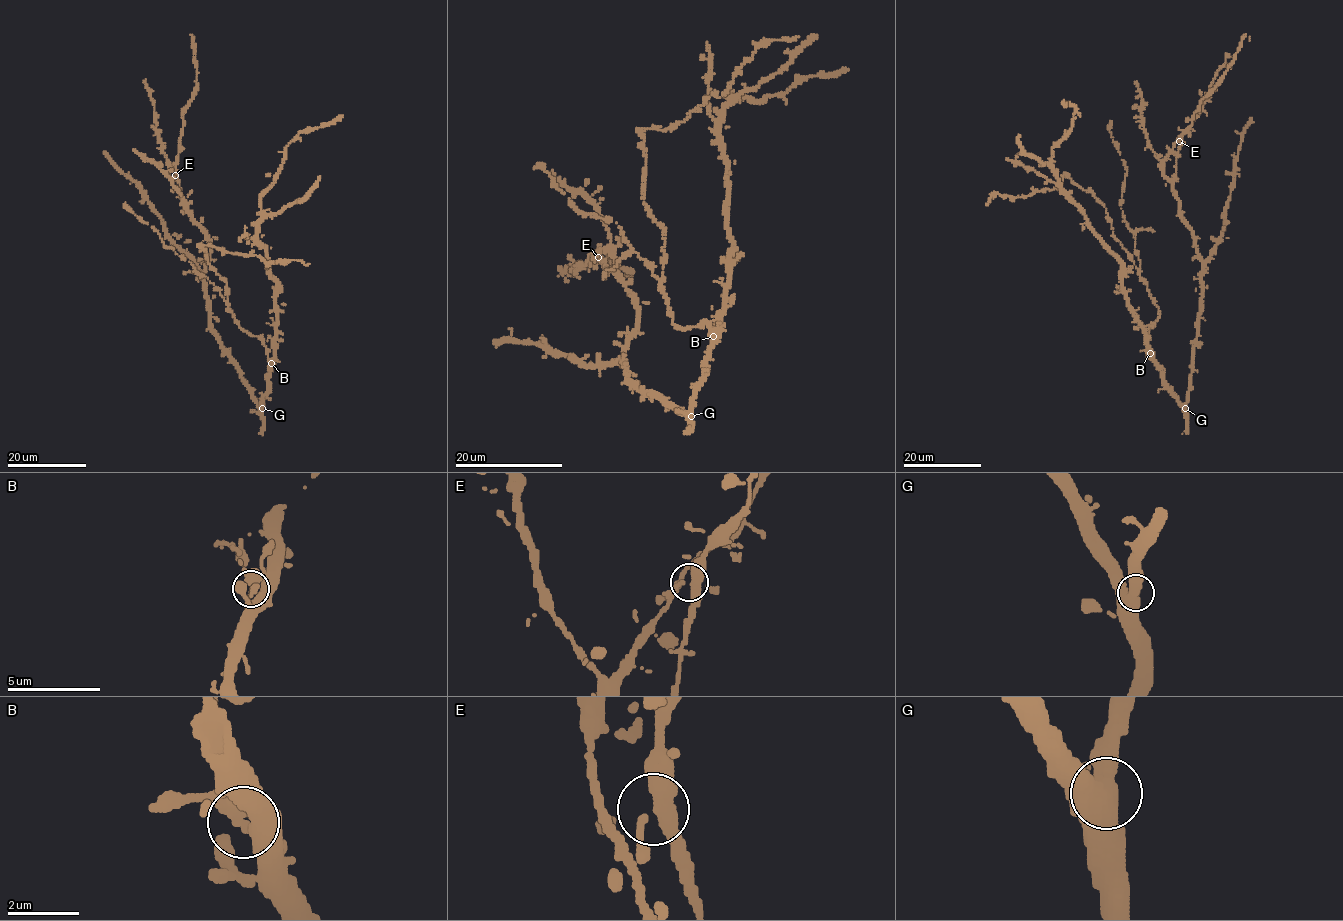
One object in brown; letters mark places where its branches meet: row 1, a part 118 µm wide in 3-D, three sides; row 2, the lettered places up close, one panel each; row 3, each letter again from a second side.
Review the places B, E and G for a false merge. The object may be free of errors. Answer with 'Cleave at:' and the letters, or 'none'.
Cleave at: B

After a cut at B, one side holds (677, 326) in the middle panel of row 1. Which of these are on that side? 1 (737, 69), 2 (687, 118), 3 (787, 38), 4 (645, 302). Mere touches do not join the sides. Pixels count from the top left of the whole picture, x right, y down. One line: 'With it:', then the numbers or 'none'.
With it: 1, 2, 3

